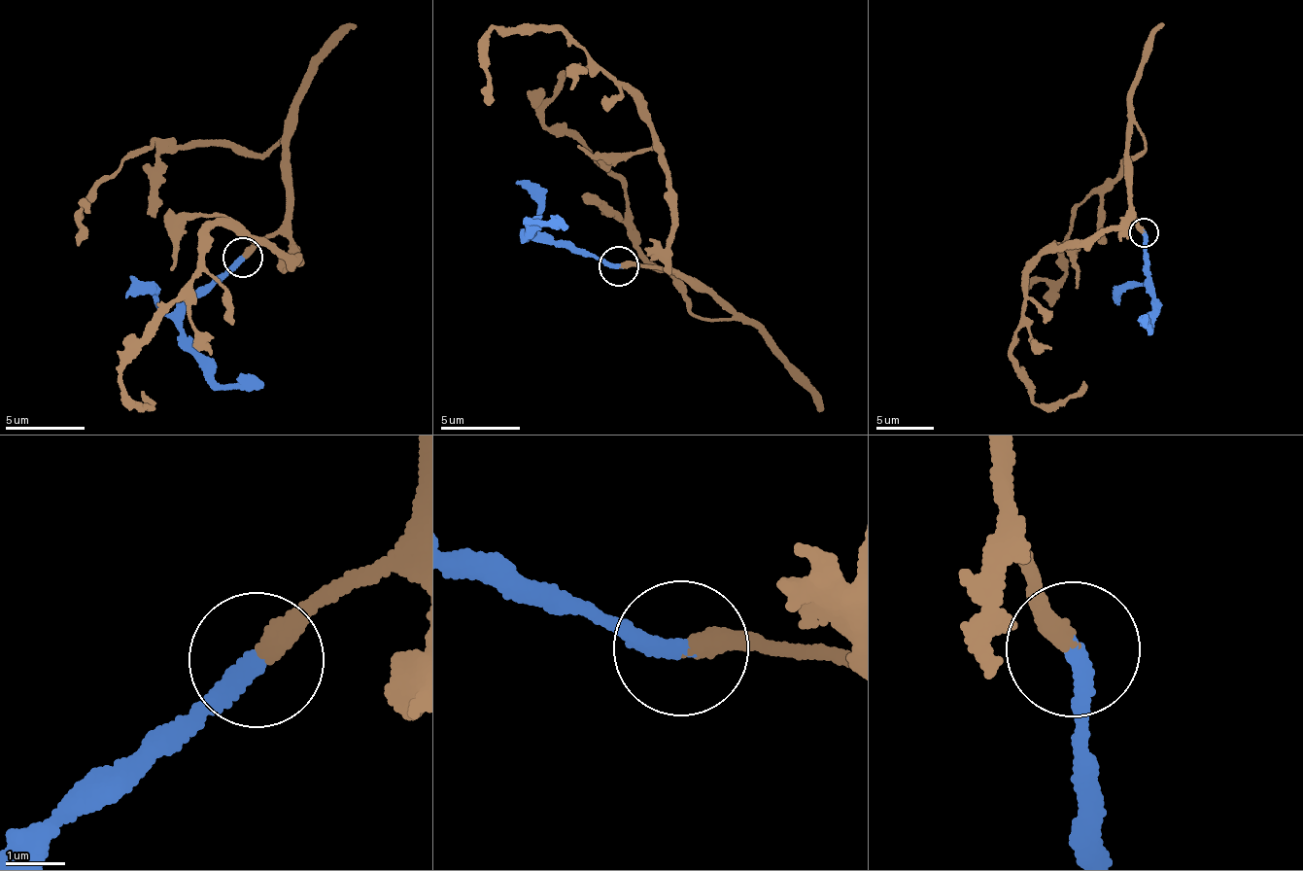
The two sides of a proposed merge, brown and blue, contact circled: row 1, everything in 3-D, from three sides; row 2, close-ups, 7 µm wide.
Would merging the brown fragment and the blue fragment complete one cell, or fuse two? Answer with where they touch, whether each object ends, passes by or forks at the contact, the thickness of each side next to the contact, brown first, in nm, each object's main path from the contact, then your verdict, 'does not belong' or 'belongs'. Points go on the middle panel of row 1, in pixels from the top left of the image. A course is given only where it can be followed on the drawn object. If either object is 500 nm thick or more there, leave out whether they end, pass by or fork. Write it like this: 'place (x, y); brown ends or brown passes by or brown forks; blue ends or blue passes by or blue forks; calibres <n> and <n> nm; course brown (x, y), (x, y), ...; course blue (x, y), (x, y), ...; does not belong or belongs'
place (618, 265); brown ends; blue ends; calibres 320 and 340 nm; course brown (620, 267), (666, 267), (672, 214), (668, 166), (634, 95), (560, 31), (509, 25), (487, 34), (490, 101); course blue (620, 267), (545, 241), (523, 228), (557, 220), (565, 227); belongs

